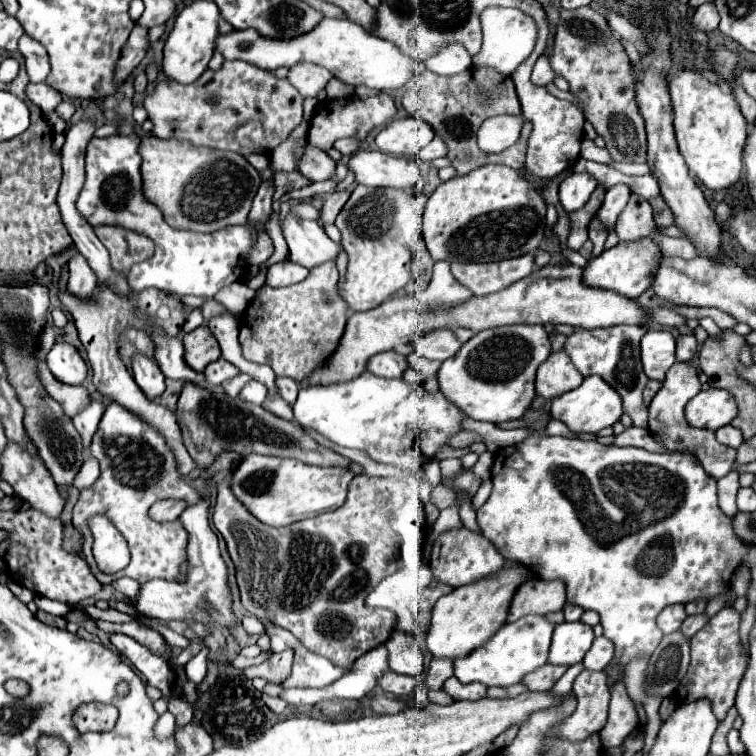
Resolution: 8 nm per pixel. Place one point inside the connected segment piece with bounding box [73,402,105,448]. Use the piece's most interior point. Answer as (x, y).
(86, 422)

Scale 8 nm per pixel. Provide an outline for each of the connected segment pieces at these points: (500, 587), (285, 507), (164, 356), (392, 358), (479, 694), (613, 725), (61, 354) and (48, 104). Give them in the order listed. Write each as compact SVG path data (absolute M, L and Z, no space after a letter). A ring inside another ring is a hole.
M515 566L511 570L503 568L491 578L483 578L475 584L459 586L451 594L439 598L433 608L431 626L427 632L429 652L441 660L445 660L445 658L457 660L457 658L471 654L479 646L483 646L505 624L511 596L525 580L527 580L527 572L523 572L523 568L519 568L519 566Z
M249 454L233 470L231 490L237 494L237 500L263 524L289 526L339 508L347 498L347 488L353 476L355 474L345 468L321 468L291 458Z
M159 328L153 330L151 338L153 338L155 346L157 346L155 358L159 362L159 368L163 370L163 374L167 378L175 378L175 380L183 380L183 382L195 382L199 386L205 386L203 374L191 370L185 364L181 338L167 338Z
M381 352L369 360L367 370L383 378L401 378L409 368L409 360L399 352Z
M455 676L445 680L443 690L453 698L453 700L481 700L487 694L487 686L475 682L475 684L461 684Z
M619 680L615 684L615 688L611 690L611 706L609 706L609 720L607 726L599 732L601 736L601 744L605 748L615 748L621 746L623 740L639 726L639 718L637 718L637 710L635 704L631 702L631 698L625 692L623 680Z
M57 342L47 354L47 366L51 374L63 384L83 384L87 378L87 364L79 356L77 348L67 342Z
M29 84L25 88L25 94L35 106L39 106L43 110L43 114L53 112L57 108L57 104L63 100L63 96L47 84Z

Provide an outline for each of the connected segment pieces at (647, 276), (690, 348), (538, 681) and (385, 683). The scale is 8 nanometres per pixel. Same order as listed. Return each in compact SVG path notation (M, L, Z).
M651 238L635 240L635 242L619 242L617 246L605 250L601 256L591 258L587 266L583 268L583 284L589 288L601 288L601 290L613 290L627 298L641 296L651 286L653 270L657 268L655 262L659 262L659 246Z
M679 334L677 336L677 362L691 362L699 344L695 336L691 334Z
M545 664L539 670L535 670L535 674L527 674L527 678L523 678L523 682L527 684L529 690L551 690L555 686L555 682L567 672L567 666L551 666Z
M387 672L385 676L381 676L379 680L379 686L385 690L385 692L391 692L399 698L409 698L417 686L417 680L413 676L407 676L407 674L397 674L397 672Z

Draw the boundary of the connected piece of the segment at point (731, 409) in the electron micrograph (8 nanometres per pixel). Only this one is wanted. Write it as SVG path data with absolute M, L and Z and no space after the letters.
M709 388L691 398L685 406L685 418L693 428L717 430L731 424L737 414L735 398L719 388Z

